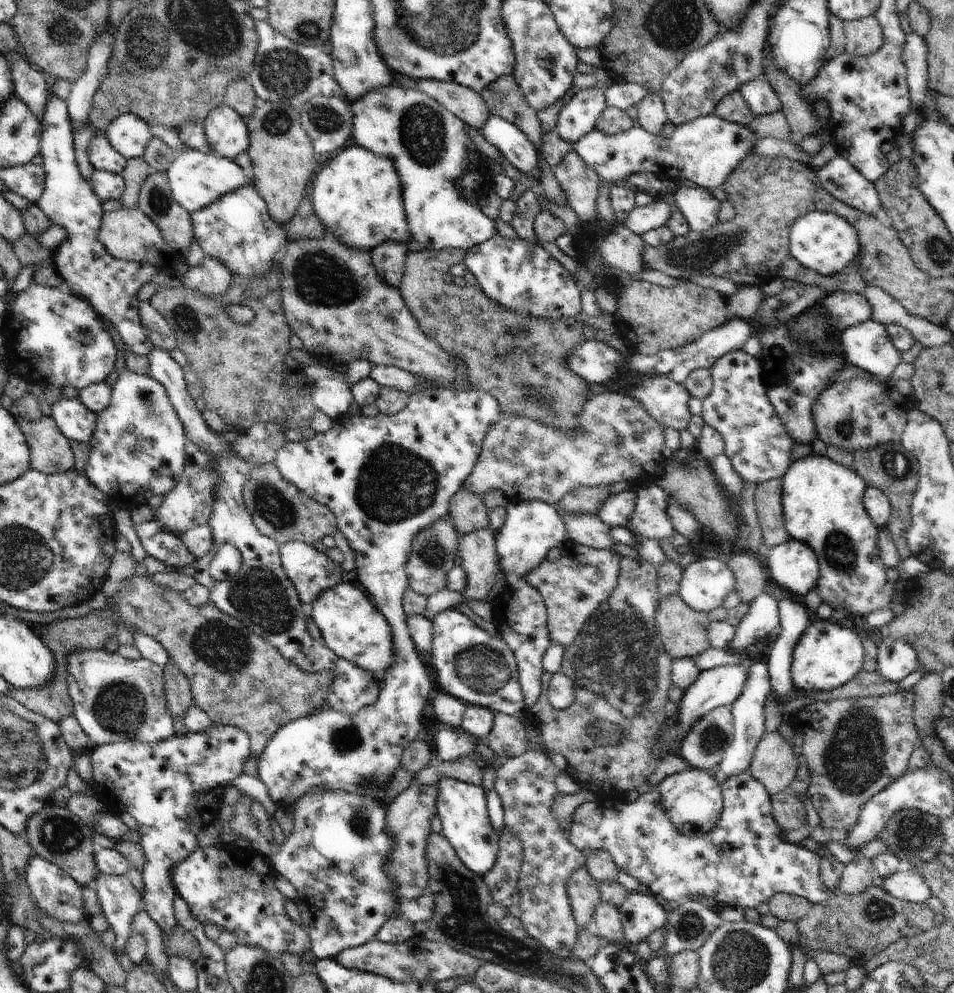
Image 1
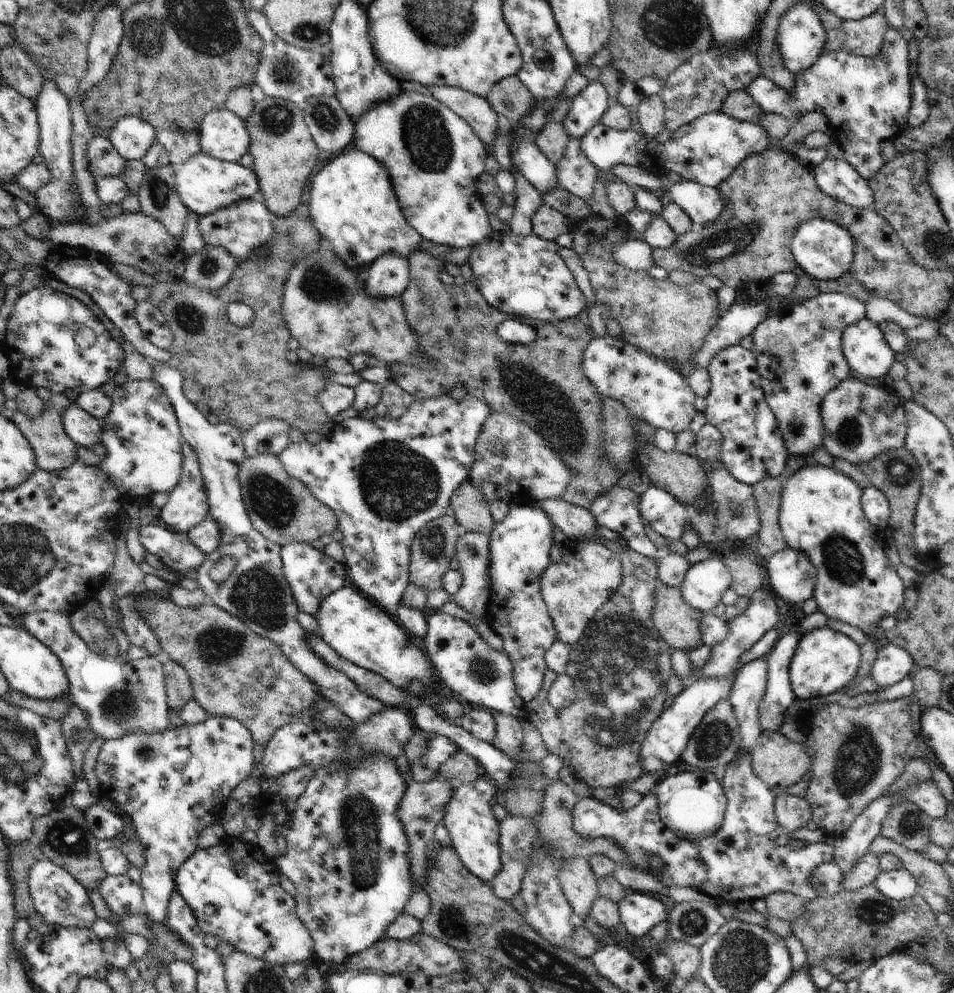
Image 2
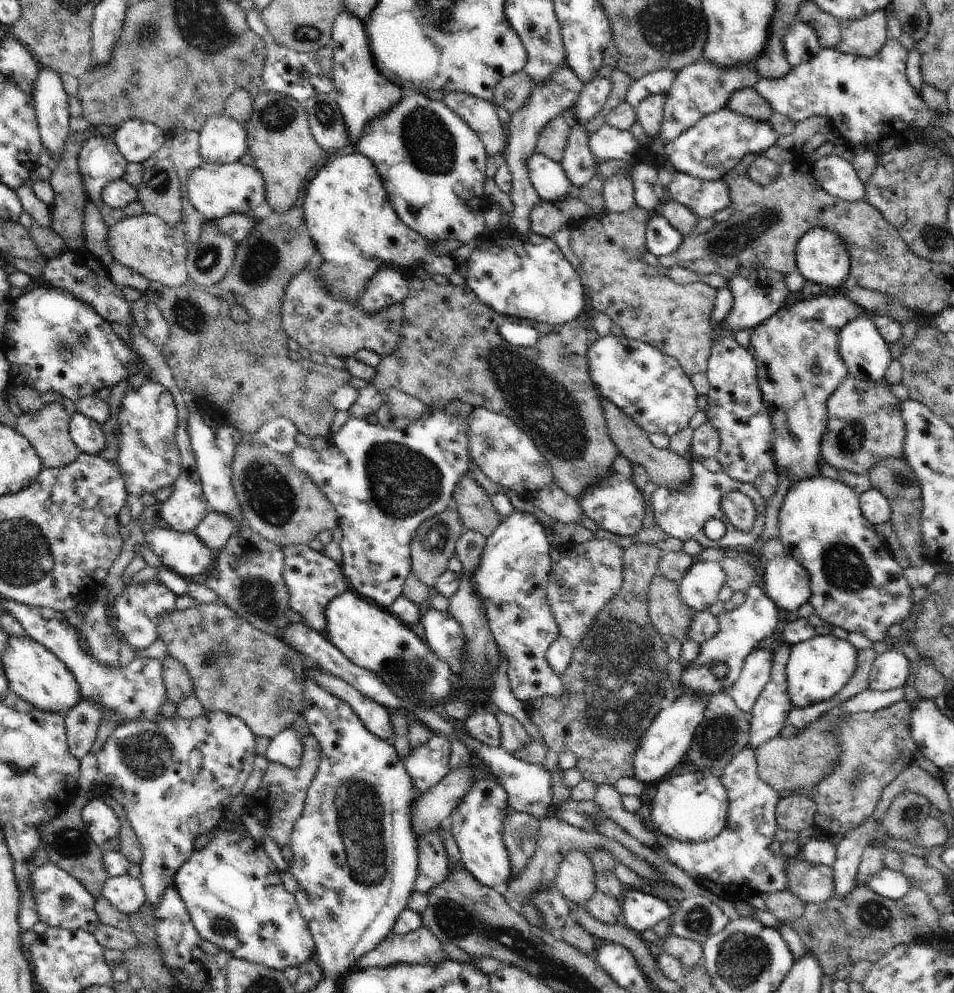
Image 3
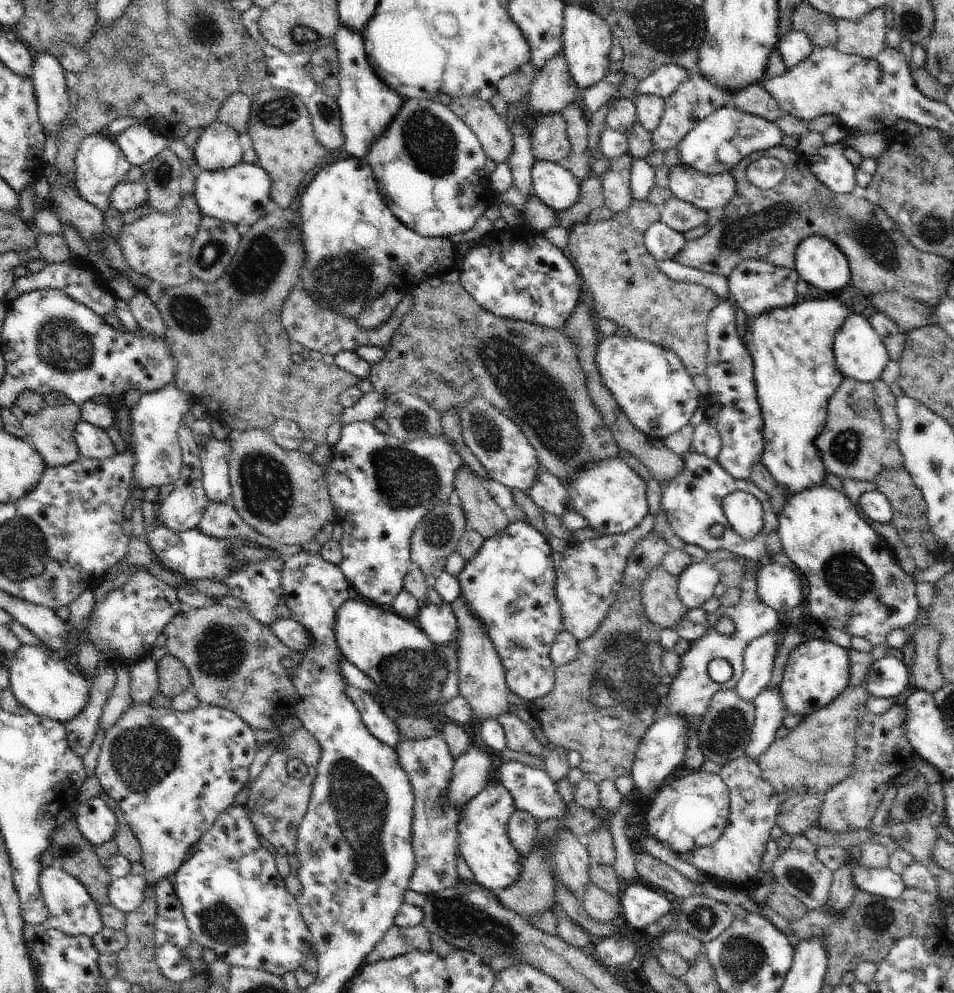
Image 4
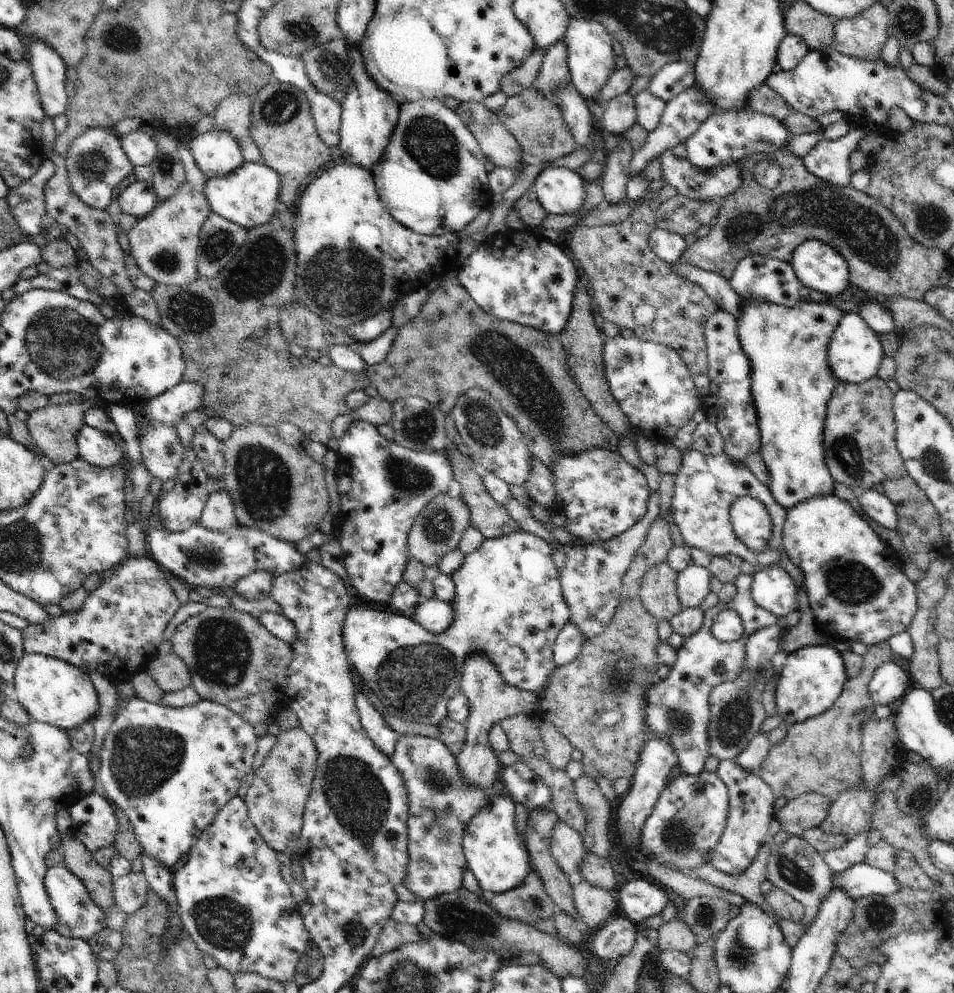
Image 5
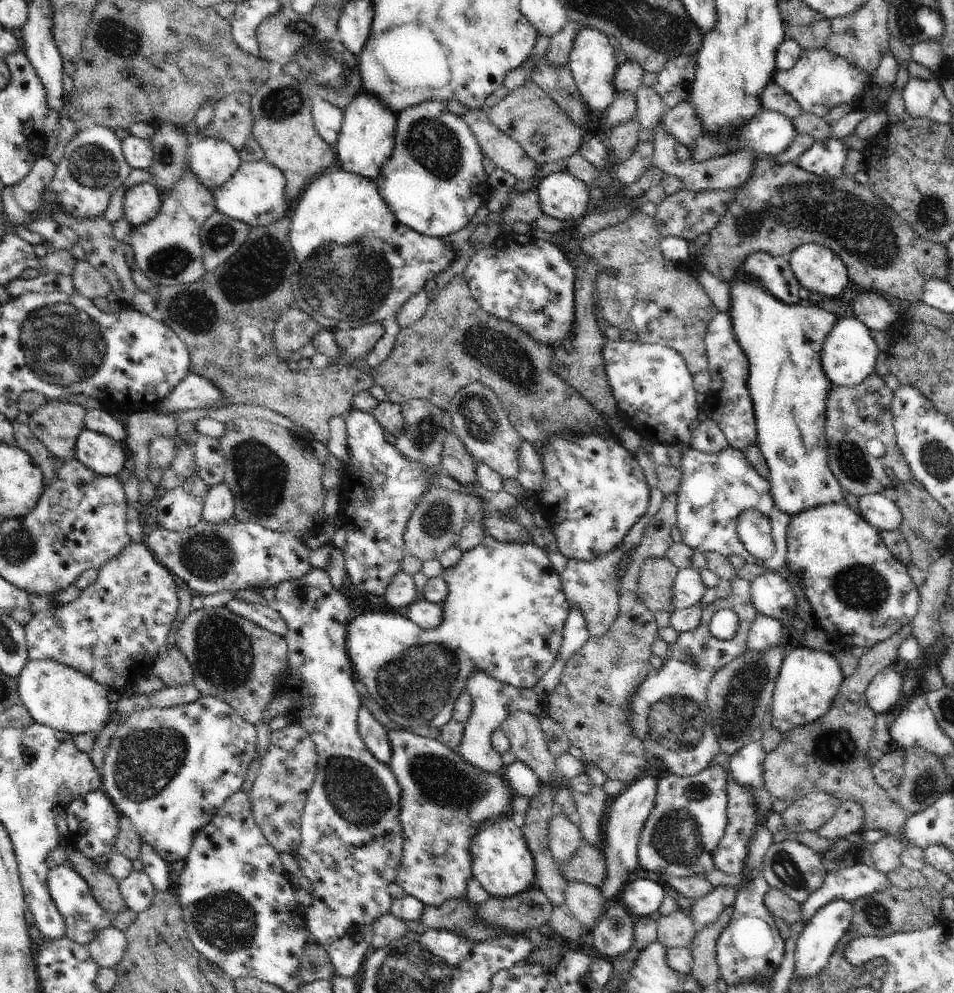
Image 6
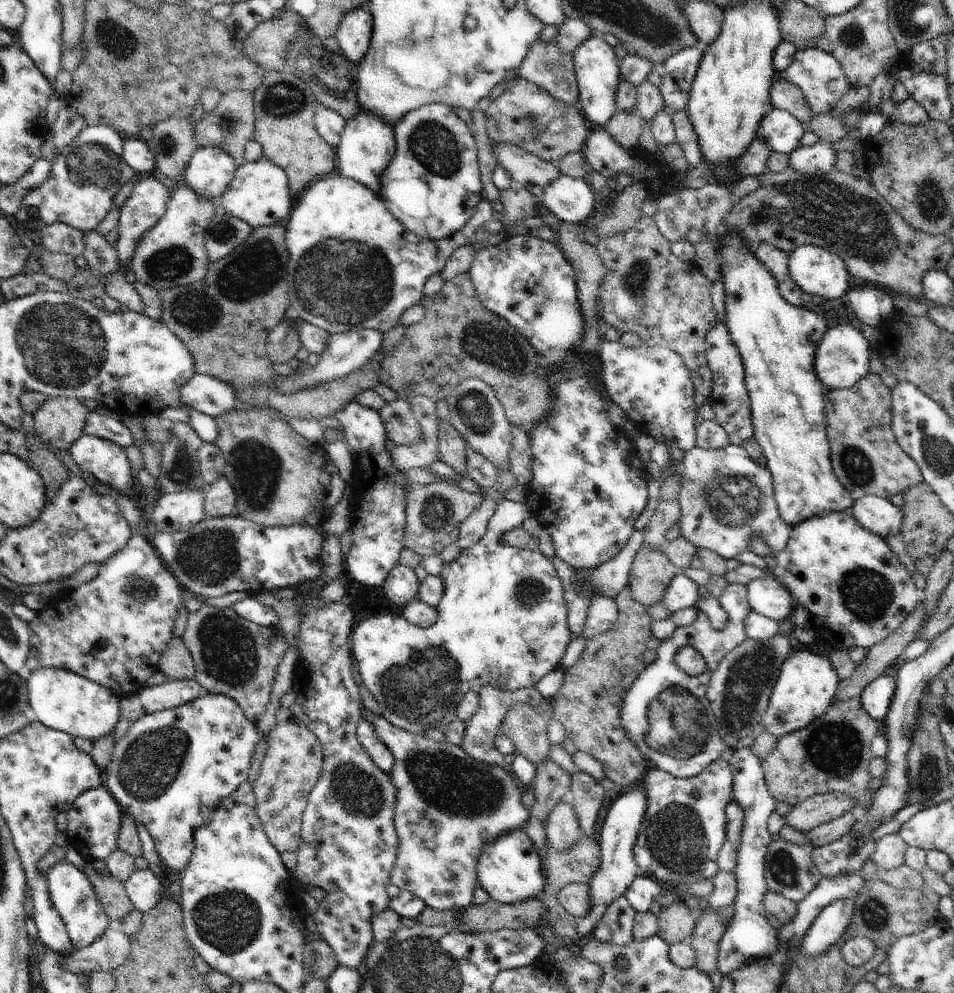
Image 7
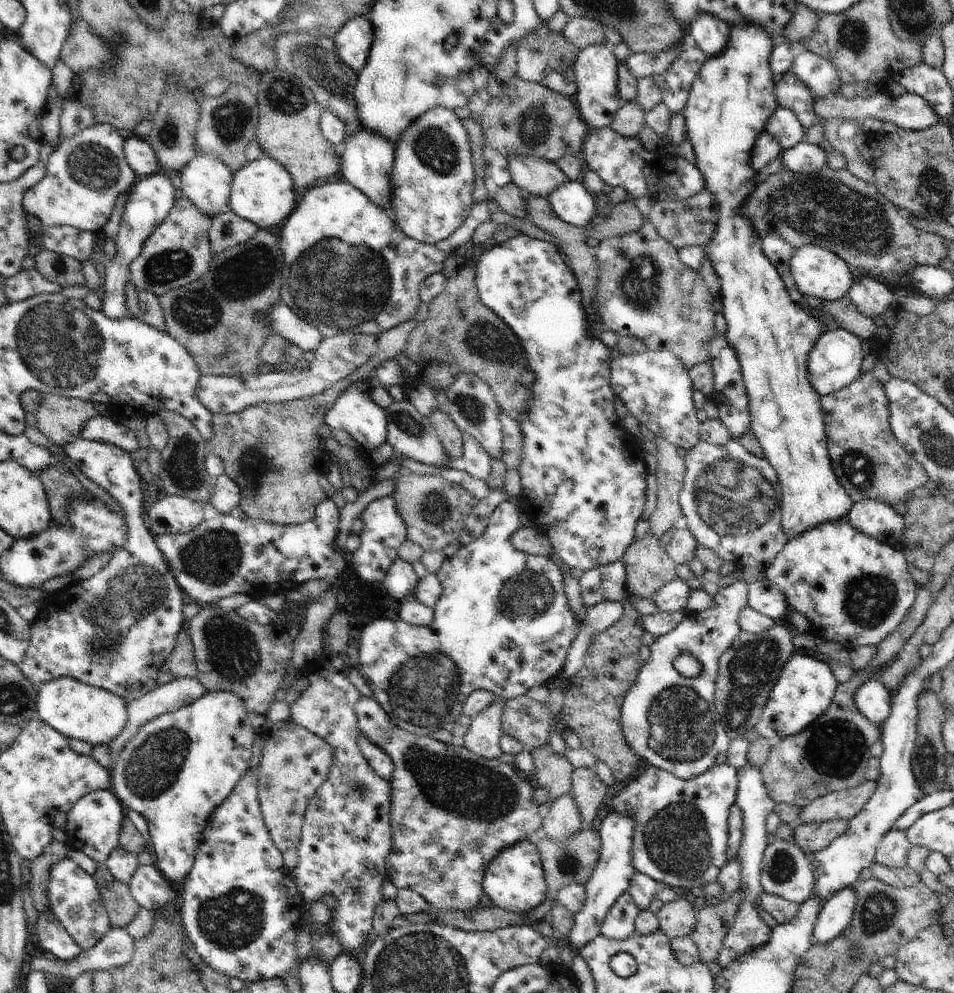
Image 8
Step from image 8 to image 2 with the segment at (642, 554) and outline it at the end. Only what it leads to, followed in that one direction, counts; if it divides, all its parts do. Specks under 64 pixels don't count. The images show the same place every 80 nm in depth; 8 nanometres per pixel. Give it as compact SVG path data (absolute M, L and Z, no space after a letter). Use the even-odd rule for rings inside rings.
M657 582L651 622L672 650L688 652L702 645L699 631L702 615L702 611L684 602L679 588Z

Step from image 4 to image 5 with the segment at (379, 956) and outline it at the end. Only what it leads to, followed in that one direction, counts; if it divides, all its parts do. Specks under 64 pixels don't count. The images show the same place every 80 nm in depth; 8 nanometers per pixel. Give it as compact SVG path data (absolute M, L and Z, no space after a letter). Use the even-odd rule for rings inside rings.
M391 916L378 935L369 958L386 954L399 946L415 943L422 939L416 925L396 922Z

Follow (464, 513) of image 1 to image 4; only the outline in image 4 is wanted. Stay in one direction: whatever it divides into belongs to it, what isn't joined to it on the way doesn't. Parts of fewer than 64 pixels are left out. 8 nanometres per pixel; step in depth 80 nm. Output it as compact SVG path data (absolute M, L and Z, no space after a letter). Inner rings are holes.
M464 463L458 470L454 481L454 499L458 501L465 512L465 530L478 531L487 539L499 532L502 532L512 521L506 516L506 513L492 498L492 495L484 486L484 481L470 469L469 465Z

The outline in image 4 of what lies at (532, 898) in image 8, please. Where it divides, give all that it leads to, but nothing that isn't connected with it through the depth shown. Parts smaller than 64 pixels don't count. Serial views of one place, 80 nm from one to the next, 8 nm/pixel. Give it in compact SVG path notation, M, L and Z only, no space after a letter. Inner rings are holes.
M493 782L461 807L465 810L462 820L457 824L459 852L474 874L474 882L495 893L513 885L523 871L525 858L508 834L509 818L517 809L512 795L500 782Z

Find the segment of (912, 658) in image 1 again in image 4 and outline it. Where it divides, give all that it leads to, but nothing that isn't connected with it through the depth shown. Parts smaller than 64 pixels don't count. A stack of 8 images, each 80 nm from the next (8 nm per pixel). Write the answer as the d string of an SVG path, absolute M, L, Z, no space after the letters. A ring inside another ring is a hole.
M889 654L872 664L867 676L867 692L877 697L897 697L911 685L912 678L906 664Z

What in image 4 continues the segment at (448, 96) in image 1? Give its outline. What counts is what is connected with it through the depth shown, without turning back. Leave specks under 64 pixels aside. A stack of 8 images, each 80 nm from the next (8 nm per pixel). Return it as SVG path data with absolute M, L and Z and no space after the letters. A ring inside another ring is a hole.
M456 97L448 105L478 137L488 158L506 163L513 153L513 136L506 119L488 101L476 97Z

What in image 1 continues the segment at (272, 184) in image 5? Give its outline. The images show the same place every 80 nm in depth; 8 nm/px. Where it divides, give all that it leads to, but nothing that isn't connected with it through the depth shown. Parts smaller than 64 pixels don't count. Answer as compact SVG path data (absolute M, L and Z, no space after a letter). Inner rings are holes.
M186 149L174 158L167 172L174 200L189 213L206 208L226 193L245 187L249 180L243 168L233 160L205 153L199 150Z

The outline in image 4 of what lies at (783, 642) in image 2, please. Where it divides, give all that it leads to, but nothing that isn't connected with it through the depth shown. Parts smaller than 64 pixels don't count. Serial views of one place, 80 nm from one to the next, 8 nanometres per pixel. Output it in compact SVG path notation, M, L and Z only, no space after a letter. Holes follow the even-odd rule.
M779 688L764 689L754 700L755 721L745 755L755 763L775 739L775 732L787 716Z

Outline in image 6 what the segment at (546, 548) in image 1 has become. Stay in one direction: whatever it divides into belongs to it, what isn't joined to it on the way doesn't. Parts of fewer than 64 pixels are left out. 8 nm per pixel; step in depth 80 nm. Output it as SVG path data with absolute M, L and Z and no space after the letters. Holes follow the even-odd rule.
M485 535L473 549L463 551L462 557L454 567L443 569L441 577L447 582L448 594L447 598L442 602L442 622L436 628L423 629L416 626L414 622L408 620L401 612L374 613L366 612L366 610L364 610L362 615L355 616L348 625L348 654L350 655L356 676L360 682L364 683L369 696L376 699L380 708L387 714L387 717L391 718L399 727L409 731L423 726L441 729L452 719L454 703L457 702L460 693L465 690L469 678L476 673L486 673L492 678L499 680L502 684L512 685L519 689L537 689L541 678L553 667L558 651L561 649L562 631L571 608L571 604L568 603L563 591L561 574L558 574L552 567L552 563L548 559L548 553L532 543L523 545L522 543L500 542L493 536Z

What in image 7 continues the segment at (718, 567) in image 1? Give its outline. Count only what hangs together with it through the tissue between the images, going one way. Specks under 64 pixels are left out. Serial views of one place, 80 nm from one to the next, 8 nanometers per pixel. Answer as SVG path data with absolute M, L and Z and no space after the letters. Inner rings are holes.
M679 573L668 586L667 592L661 599L661 606L674 615L680 610L695 606L699 598L699 586L690 578Z

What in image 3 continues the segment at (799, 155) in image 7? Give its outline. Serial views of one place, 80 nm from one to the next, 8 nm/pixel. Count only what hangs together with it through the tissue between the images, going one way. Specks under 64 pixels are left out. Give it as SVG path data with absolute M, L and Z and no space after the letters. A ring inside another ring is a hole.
M829 154L815 160L812 165L815 179L827 193L850 202L864 200L864 184L851 162L838 155Z

